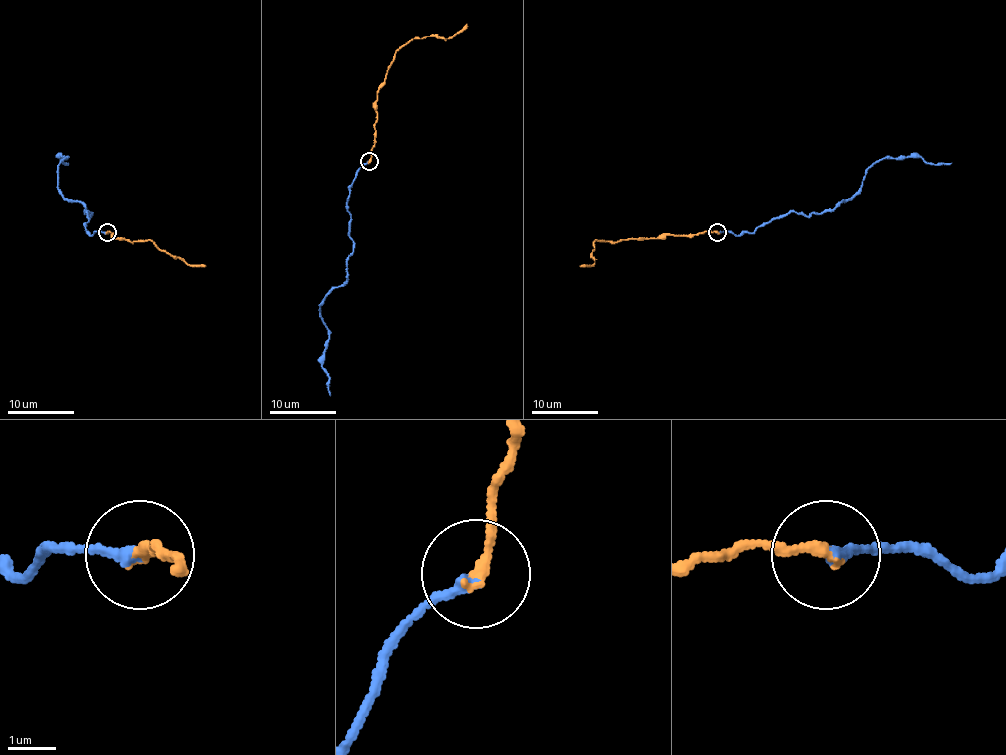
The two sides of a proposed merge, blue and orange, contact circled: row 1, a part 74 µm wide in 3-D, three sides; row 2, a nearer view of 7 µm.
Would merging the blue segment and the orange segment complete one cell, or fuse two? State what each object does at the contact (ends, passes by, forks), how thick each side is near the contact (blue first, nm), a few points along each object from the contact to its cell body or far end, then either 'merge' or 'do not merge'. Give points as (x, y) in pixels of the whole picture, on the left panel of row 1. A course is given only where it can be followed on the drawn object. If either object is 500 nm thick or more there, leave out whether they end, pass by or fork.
blue ends there; orange ends there; 260 nm thick on the blue side, 220 nm on the other; blue runs (107, 232), (90, 235), (85, 227), (92, 214), (59, 189), (59, 164), (67, 159), (60, 157), (69, 162); orange runs (107, 232), (132, 242), (148, 240), (193, 265), (205, 265); merge

